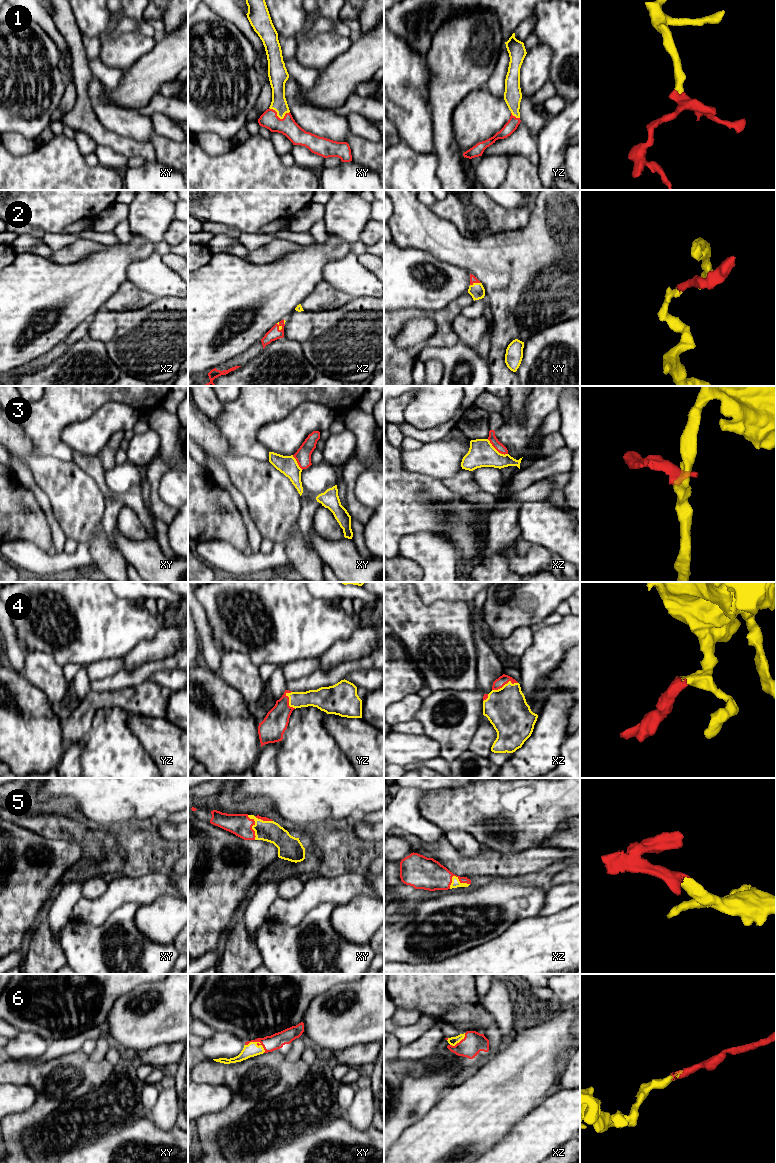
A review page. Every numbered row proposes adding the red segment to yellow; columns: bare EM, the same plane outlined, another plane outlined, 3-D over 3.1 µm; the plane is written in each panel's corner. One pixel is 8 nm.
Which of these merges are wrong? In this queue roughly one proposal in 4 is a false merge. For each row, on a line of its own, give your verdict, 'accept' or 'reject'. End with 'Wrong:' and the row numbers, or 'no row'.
1: accept
2: accept
3: reject
4: accept
5: accept
6: accept
Wrong: 3

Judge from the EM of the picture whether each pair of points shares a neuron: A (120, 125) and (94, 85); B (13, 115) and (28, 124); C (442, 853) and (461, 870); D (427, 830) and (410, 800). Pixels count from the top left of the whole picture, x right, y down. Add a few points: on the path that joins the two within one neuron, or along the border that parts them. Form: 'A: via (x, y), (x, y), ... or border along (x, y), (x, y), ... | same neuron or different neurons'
A: via (110, 115), (97, 102), (95, 95) | same neuron
B: via (17, 115), (24, 120) | same neuron
C: via (447, 856), (456, 865) | same neuron
D: via (420, 823), (410, 813), (410, 807) | same neuron

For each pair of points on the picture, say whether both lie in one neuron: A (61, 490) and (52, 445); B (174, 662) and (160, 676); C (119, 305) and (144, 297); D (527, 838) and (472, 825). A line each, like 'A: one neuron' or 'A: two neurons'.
A: two neurons
B: two neurons
C: one neuron
D: one neuron

